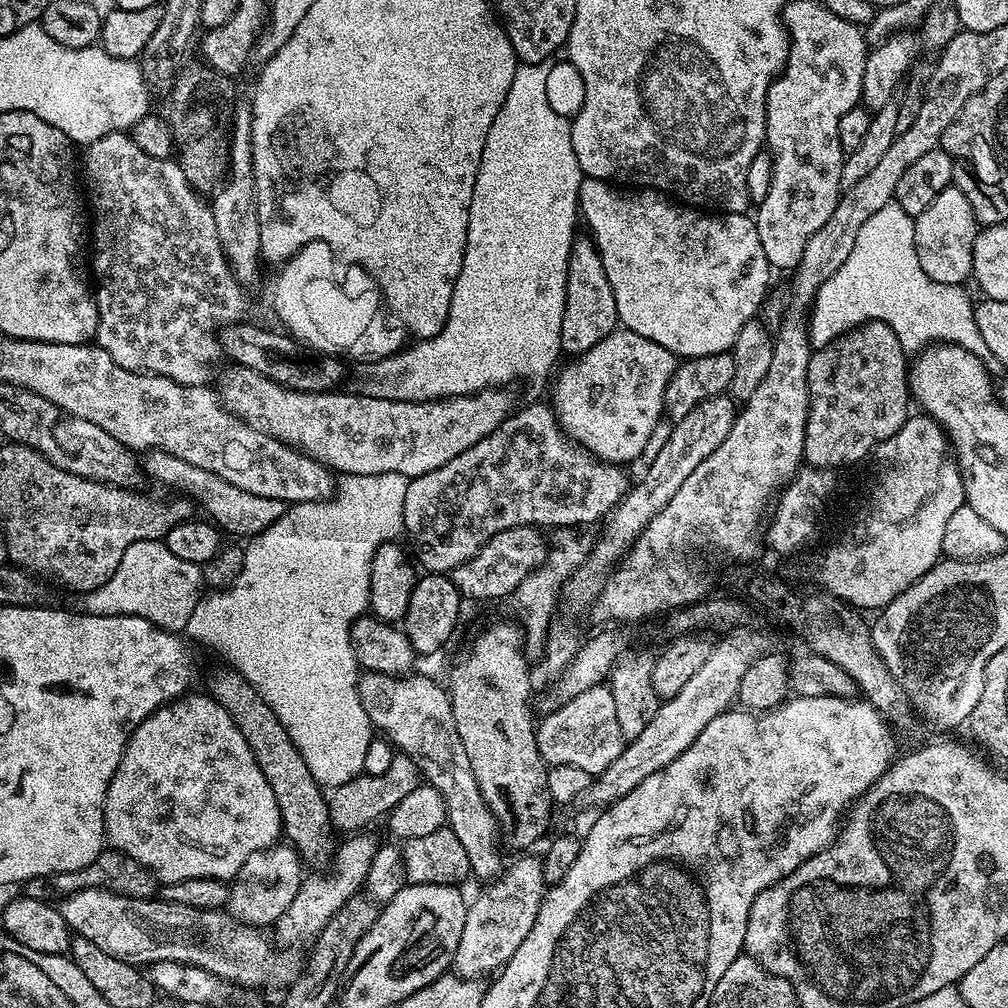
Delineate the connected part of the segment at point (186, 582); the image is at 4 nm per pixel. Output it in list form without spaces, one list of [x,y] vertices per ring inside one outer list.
[[[147,540],[134,542],[118,570],[101,588],[83,597],[83,611],[94,616],[137,616],[144,618],[166,632],[180,634],[185,631],[190,614],[202,597],[202,568],[194,562],[185,562],[183,558],[174,558],[163,542]]]

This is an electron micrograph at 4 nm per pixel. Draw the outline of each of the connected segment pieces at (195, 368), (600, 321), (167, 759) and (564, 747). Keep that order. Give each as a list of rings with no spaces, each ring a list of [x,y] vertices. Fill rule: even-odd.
[[[127,131],[111,132],[87,145],[84,156],[84,184],[88,187],[86,204],[92,207],[90,216],[90,244],[96,247],[96,253],[90,256],[90,272],[96,275],[94,295],[98,310],[98,326],[96,327],[95,343],[118,366],[131,372],[143,372],[150,376],[165,376],[179,384],[189,384],[194,388],[207,385],[212,376],[212,363],[221,359],[220,338],[216,329],[216,316],[220,316],[220,304],[224,304],[224,292],[232,292],[232,281],[236,279],[228,268],[228,260],[224,256],[222,246],[218,242],[218,226],[214,226],[214,214],[209,201],[203,200],[201,193],[192,187],[186,174],[180,169],[175,159],[165,158],[159,154],[144,152]]]
[[[577,235],[572,243],[572,253],[566,274],[566,310],[562,318],[560,347],[569,357],[581,356],[590,351],[602,338],[617,331],[618,302],[614,302],[614,290],[610,290],[610,278],[606,278],[606,266],[602,266],[600,252],[591,235]]]
[[[185,694],[156,709],[134,729],[104,799],[107,843],[149,868],[161,885],[190,878],[231,881],[250,854],[272,847],[282,836],[274,790],[254,762],[246,738],[211,695],[192,695]]]
[[[599,686],[578,694],[572,700],[561,703],[544,721],[535,725],[536,746],[540,751],[540,759],[545,764],[558,766],[578,766],[578,770],[586,770],[599,774],[618,758],[626,741],[618,728],[617,711],[614,710],[614,699],[608,686]]]

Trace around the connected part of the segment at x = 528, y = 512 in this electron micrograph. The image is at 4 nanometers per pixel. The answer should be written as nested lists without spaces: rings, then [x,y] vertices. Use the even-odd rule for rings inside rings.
[[[547,403],[544,404],[528,404],[521,412],[520,409],[513,411],[512,415],[502,422],[502,426],[498,426],[498,430],[494,430],[494,434],[482,438],[482,442],[474,442],[474,446],[470,446],[470,450],[462,450],[462,454],[458,454],[458,458],[450,458],[450,462],[446,462],[446,466],[442,466],[438,470],[430,470],[429,474],[415,476],[409,481],[403,507],[404,534],[405,537],[408,536],[410,544],[408,548],[410,552],[412,550],[417,560],[415,563],[418,566],[420,564],[424,568],[423,571],[430,574],[452,573],[458,566],[462,566],[470,558],[478,555],[496,534],[502,534],[502,530],[533,526],[539,526],[544,530],[549,530],[548,528],[576,530],[579,529],[579,524],[592,524],[595,520],[600,519],[603,521],[612,509],[624,499],[624,493],[630,488],[628,476],[624,473],[627,471],[621,465],[606,464],[604,461],[596,459],[582,445],[571,440],[564,433],[564,429],[560,427],[560,421],[557,420],[555,411]]]

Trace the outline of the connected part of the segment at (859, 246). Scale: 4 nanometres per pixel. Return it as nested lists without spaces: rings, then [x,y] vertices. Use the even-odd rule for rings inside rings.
[[[895,202],[882,206],[878,214],[874,214],[858,230],[858,238],[854,238],[854,250],[850,250],[850,258],[842,262],[838,274],[834,274],[816,291],[810,305],[812,321],[807,321],[808,335],[813,349],[824,348],[834,342],[851,328],[857,328],[868,320],[880,320],[894,330],[898,342],[904,347],[905,353],[916,354],[937,343],[957,344],[978,357],[985,355],[986,349],[982,342],[982,334],[978,334],[976,314],[973,301],[968,301],[965,290],[959,284],[943,284],[934,282],[922,270],[918,262],[916,247],[912,241],[915,219],[906,214]]]

